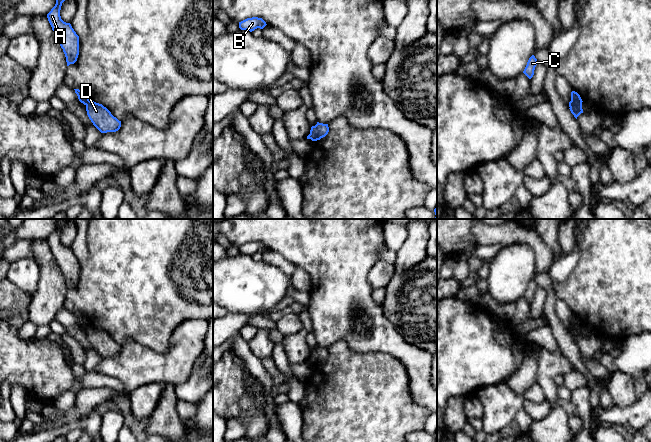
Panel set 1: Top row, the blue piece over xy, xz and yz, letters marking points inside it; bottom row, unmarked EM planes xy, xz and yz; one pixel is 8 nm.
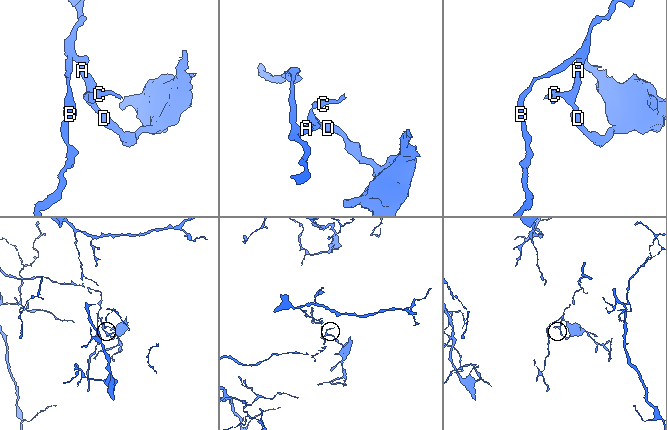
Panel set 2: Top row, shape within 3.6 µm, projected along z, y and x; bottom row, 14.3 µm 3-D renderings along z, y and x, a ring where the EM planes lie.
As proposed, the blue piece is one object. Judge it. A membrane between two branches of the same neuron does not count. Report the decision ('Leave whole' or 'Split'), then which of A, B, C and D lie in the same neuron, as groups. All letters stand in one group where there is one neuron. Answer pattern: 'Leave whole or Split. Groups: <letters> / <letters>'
Split. Groups: A B C / D

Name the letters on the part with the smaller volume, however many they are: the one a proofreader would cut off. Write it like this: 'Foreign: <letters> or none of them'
Foreign: D

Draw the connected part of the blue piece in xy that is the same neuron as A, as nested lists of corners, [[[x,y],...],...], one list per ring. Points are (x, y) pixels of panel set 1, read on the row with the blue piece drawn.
[[[56,0],[55,6],[47,14],[48,21],[66,57],[67,66],[74,64],[79,55],[79,36],[70,23],[61,19],[60,10],[65,0]]]

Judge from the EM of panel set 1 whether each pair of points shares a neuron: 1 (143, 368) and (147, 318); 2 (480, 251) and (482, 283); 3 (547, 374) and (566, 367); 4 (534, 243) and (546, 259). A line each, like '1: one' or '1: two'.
1: two
2: two
3: one
4: one

